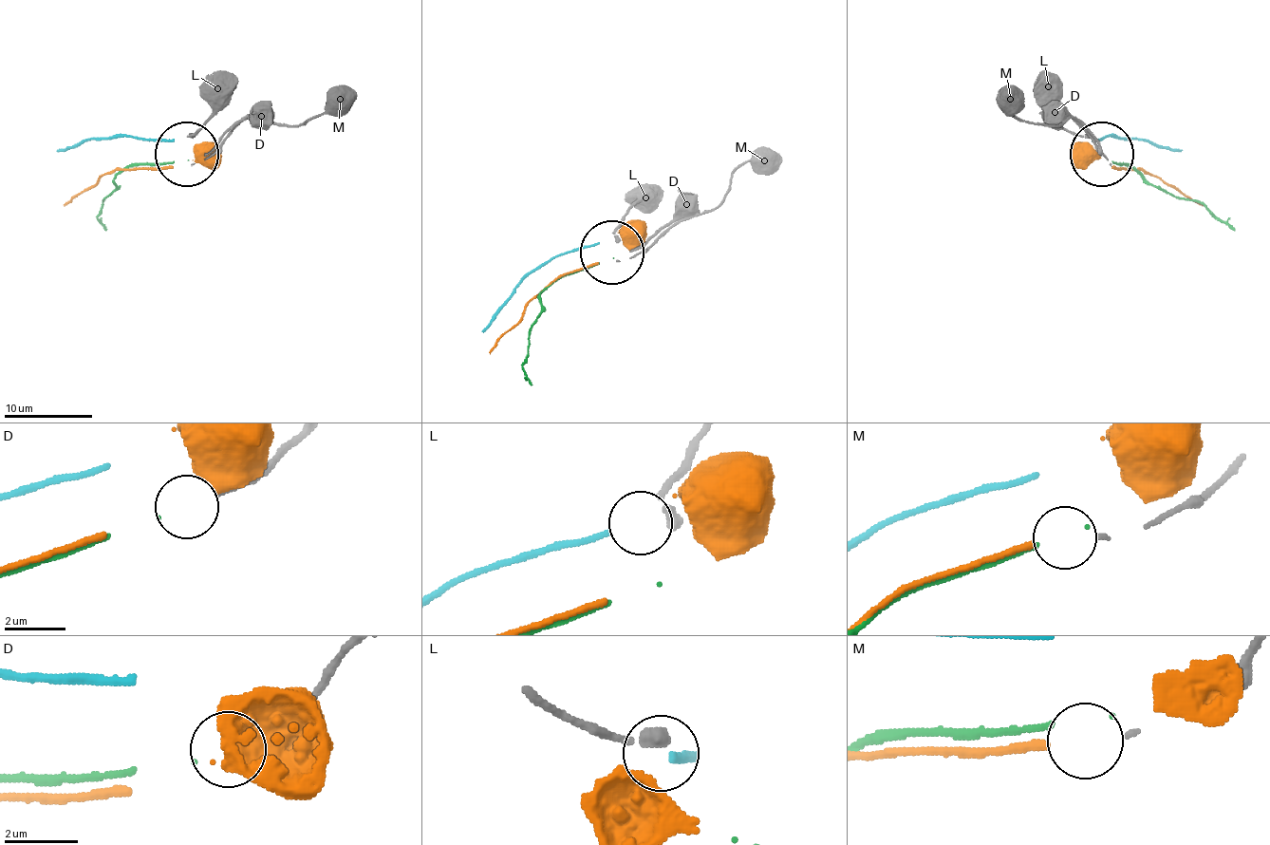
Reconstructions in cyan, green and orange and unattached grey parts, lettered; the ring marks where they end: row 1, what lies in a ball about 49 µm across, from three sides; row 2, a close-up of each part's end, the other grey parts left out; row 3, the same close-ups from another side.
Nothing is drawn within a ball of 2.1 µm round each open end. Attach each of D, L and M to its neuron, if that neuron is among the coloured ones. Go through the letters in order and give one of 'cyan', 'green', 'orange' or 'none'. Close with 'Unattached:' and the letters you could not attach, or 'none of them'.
D: green
L: cyan
M: none
Unattached: M

